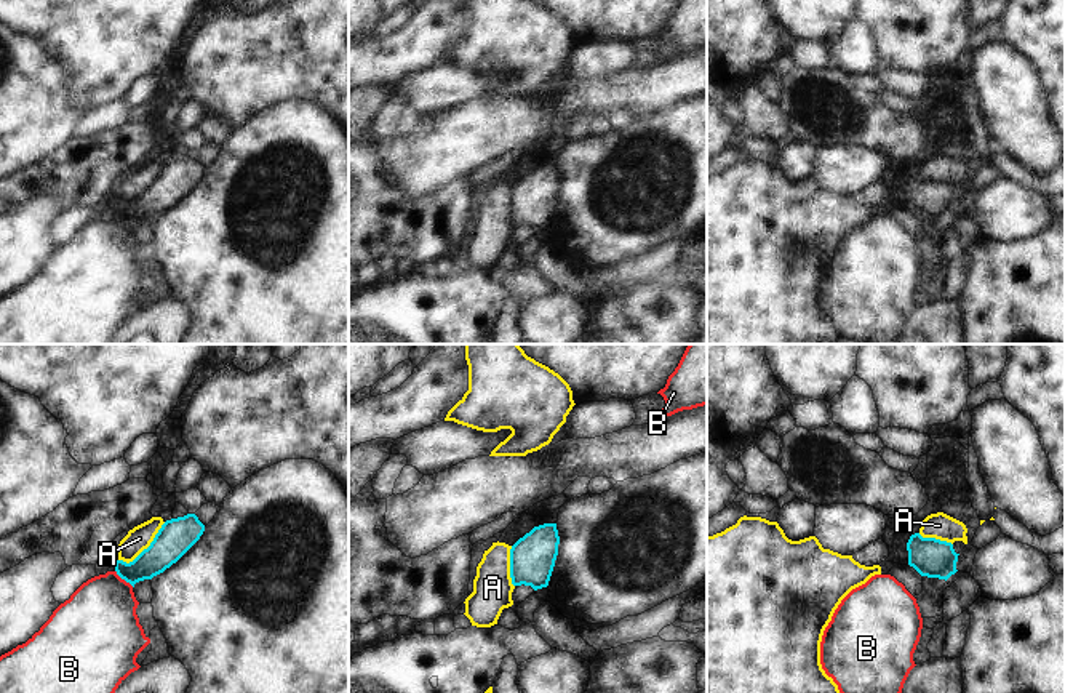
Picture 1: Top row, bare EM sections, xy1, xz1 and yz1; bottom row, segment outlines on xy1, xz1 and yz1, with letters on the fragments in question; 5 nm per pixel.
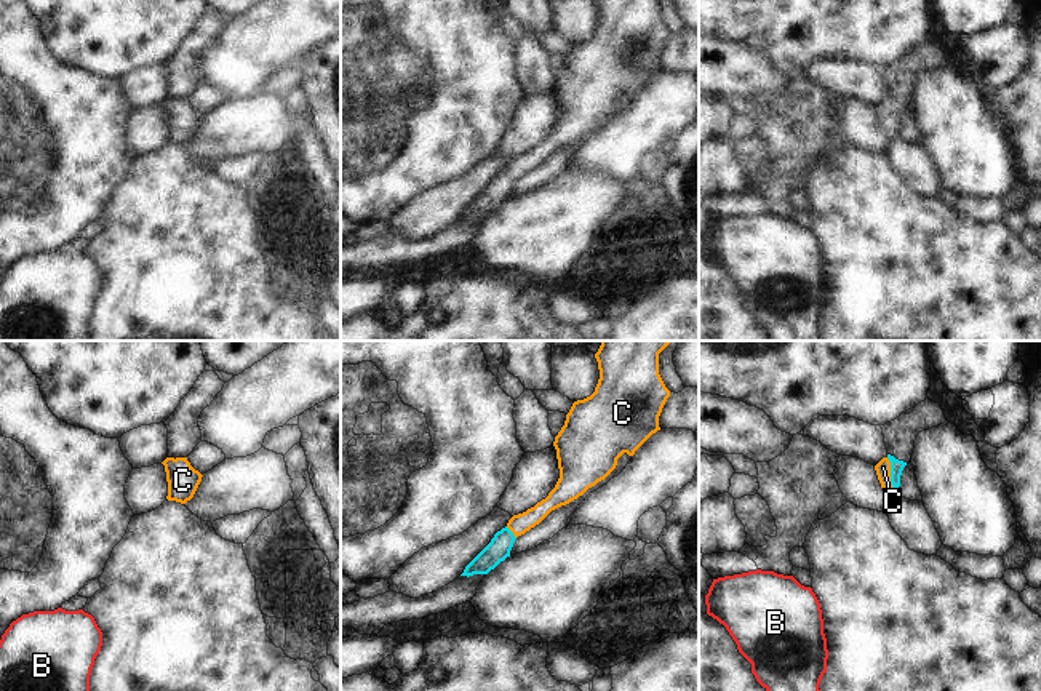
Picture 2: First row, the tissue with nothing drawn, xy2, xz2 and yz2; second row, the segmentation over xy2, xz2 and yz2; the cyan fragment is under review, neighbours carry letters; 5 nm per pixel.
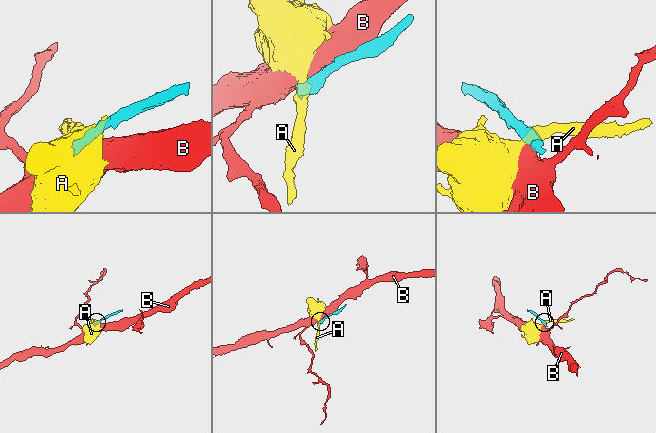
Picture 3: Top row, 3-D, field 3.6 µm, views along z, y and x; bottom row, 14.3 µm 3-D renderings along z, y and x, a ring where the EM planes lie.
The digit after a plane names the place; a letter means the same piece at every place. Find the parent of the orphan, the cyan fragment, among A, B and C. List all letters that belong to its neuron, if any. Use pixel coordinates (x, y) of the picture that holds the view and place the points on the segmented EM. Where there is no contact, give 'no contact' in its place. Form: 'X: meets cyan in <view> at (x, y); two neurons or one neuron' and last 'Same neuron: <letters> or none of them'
A: meets cyan in xy1 at (144, 549); two neurons
B: meets cyan in xy1 at (123, 578); two neurons
C: meets cyan in yz2 at (891, 475); one neuron
Same neuron: C

